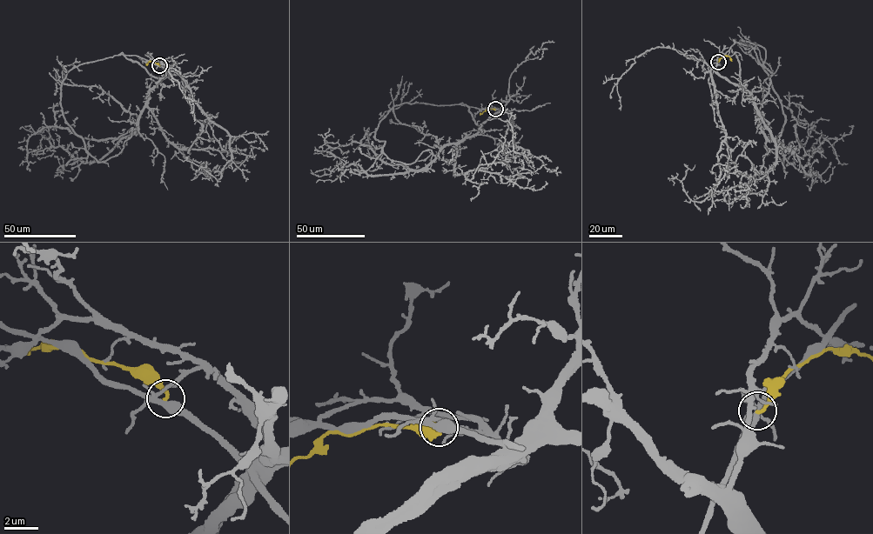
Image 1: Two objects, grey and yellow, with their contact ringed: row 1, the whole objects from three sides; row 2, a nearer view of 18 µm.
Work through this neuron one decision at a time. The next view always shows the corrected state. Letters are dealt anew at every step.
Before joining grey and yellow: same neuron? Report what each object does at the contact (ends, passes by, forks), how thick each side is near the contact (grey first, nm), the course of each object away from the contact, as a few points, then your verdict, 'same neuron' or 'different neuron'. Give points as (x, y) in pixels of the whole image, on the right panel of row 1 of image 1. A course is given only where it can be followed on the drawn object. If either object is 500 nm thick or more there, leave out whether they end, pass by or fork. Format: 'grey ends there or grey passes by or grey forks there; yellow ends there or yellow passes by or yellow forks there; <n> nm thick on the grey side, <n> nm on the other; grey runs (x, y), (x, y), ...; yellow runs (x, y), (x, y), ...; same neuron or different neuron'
grey forks there; yellow ends there; 360 nm thick on the grey side, 190 nm on the other; grey runs (718, 62), (718, 74), (752, 96), (766, 137), (793, 150), (798, 120), (812, 127), (778, 159); yellow runs (718, 62), (724, 56), (731, 61); different neuron

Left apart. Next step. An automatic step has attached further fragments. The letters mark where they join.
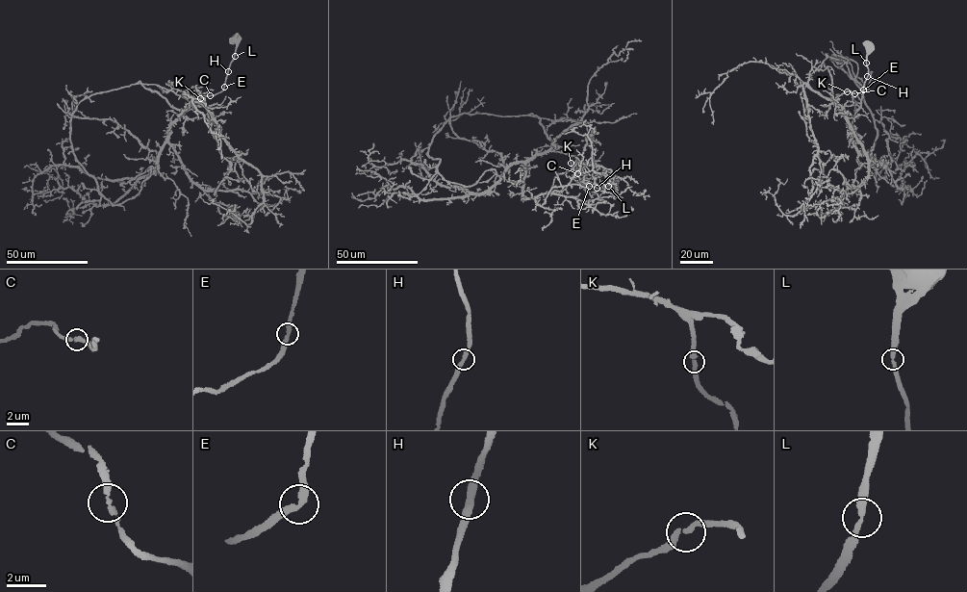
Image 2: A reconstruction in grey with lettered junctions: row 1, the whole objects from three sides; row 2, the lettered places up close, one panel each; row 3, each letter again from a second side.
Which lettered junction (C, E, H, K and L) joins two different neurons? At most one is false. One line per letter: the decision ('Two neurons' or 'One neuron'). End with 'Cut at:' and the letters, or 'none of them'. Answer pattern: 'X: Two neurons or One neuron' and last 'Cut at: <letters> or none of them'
C: One neuron
E: One neuron
H: One neuron
K: One neuron
L: One neuron
Cut at: none of them

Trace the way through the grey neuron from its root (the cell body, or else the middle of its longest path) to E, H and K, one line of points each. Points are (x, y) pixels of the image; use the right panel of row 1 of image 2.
E: (870, 47), (866, 61), (868, 73), (863, 90)
H: (870, 47), (866, 61), (867, 76)
K: (870, 47), (866, 61), (868, 73), (863, 90), (856, 94), (846, 91)

